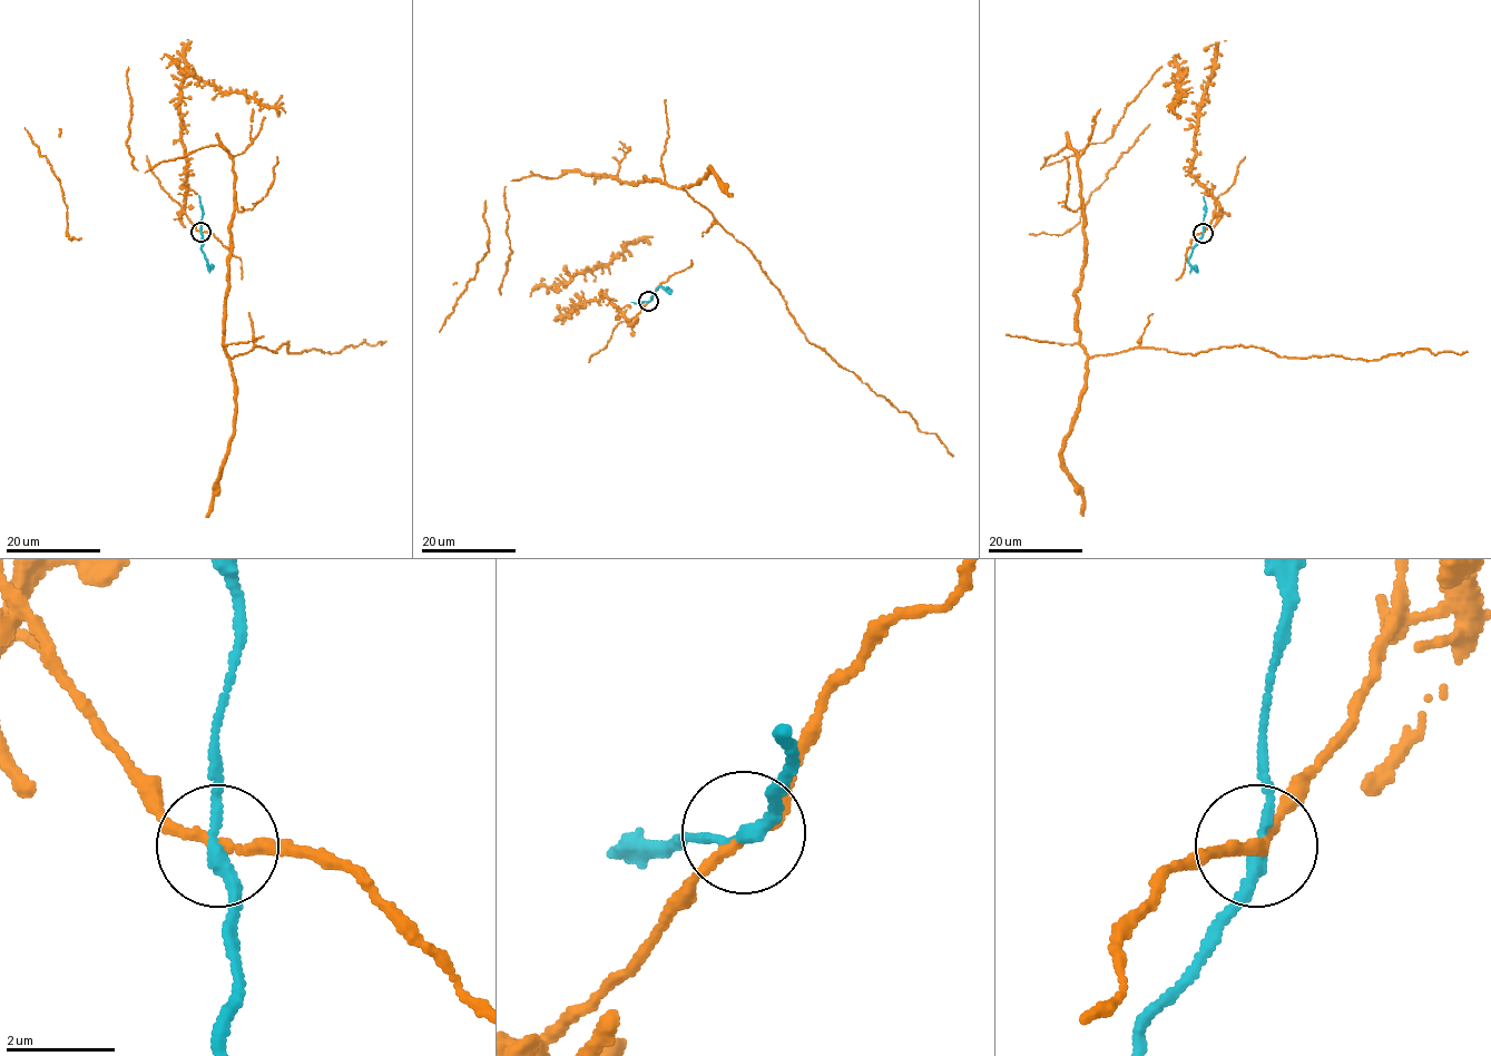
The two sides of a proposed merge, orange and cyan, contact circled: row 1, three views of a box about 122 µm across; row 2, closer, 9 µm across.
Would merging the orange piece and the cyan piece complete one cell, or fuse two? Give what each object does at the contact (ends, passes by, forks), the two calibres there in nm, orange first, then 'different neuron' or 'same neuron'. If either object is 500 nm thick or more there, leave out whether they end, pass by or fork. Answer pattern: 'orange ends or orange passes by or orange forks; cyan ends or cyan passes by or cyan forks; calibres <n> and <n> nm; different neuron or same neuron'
orange passes by; cyan passes by; calibres 180 and 200 nm; different neuron

